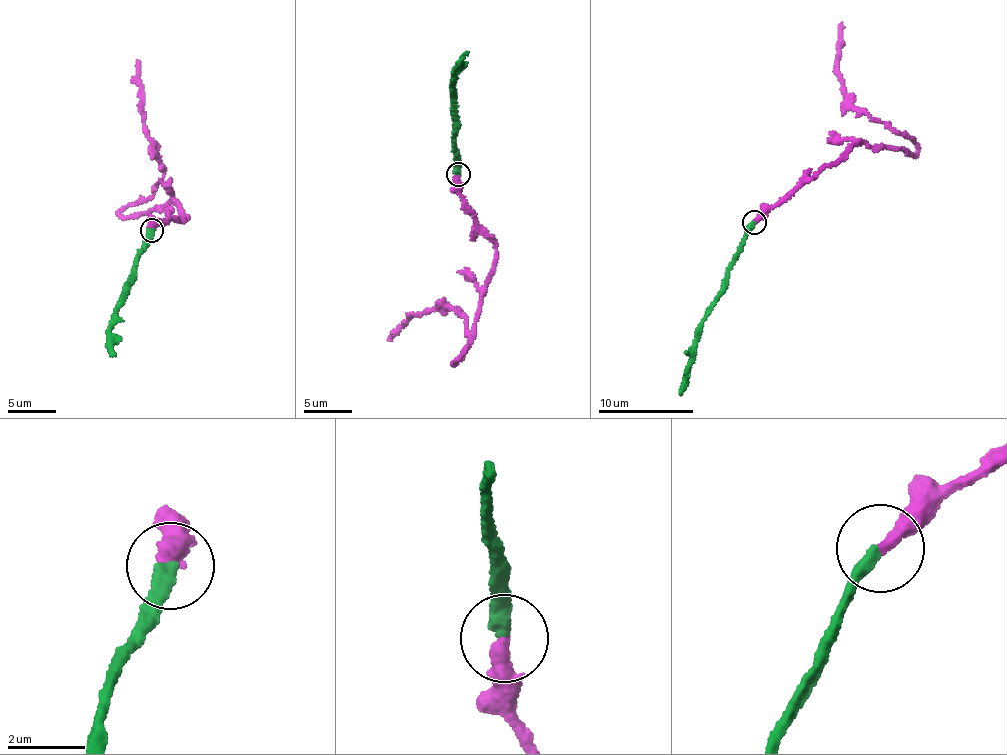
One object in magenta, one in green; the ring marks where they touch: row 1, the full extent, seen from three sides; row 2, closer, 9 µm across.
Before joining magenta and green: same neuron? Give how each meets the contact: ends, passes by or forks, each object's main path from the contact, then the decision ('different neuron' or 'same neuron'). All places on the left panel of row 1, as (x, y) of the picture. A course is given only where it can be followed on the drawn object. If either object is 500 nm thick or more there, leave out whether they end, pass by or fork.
magenta ends | green ends | magenta via (151, 230), (187, 216), (169, 203), (148, 215), (119, 214), (147, 198), (164, 174), (144, 124), (137, 60) | green via (151, 230), (147, 246), (136, 261), (135, 278), (110, 329), (110, 349), (115, 355) | same neuron

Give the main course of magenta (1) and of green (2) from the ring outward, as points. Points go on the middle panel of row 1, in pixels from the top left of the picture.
1: (458, 173), (496, 250), (476, 335), (454, 362), (468, 345), (465, 317), (450, 308), (422, 313), (388, 340)
2: (458, 173), (460, 158), (454, 137), (459, 128), (454, 70), (468, 52)

